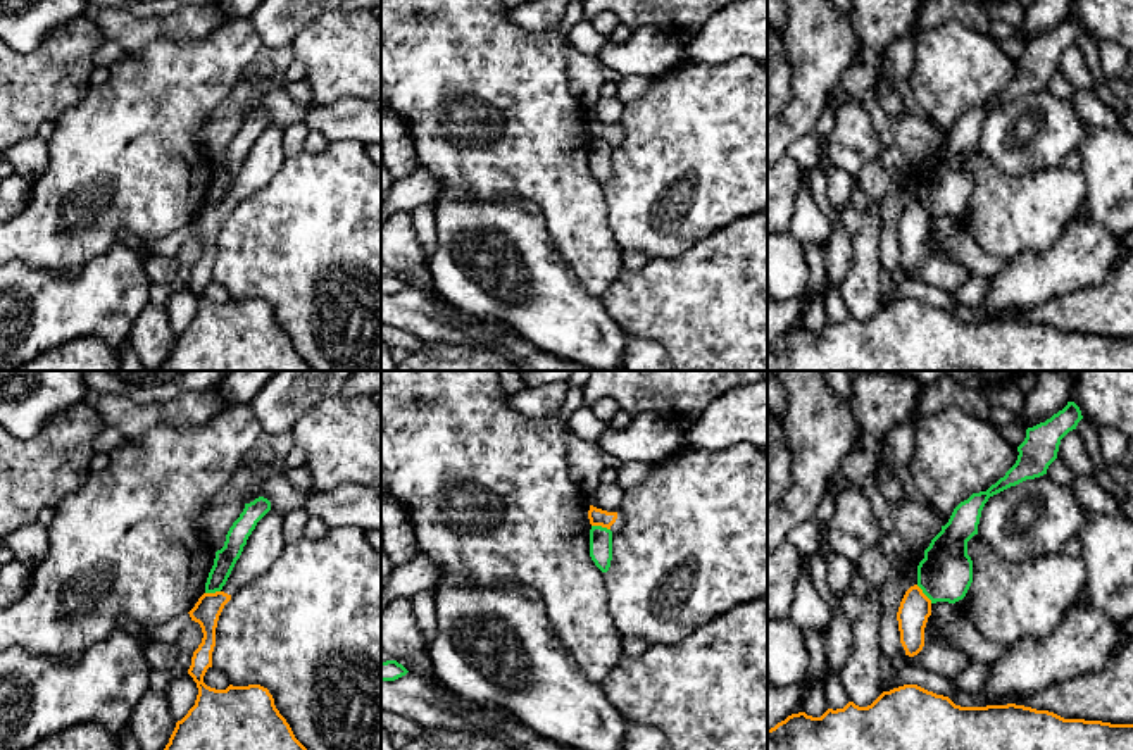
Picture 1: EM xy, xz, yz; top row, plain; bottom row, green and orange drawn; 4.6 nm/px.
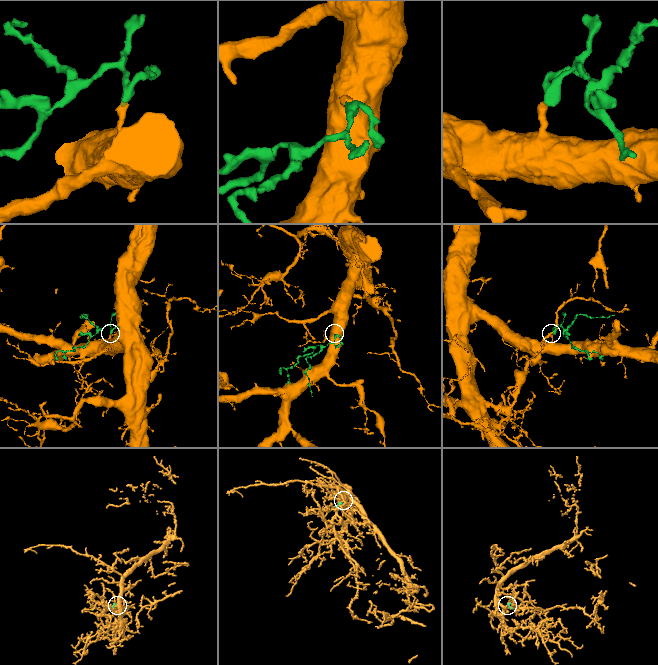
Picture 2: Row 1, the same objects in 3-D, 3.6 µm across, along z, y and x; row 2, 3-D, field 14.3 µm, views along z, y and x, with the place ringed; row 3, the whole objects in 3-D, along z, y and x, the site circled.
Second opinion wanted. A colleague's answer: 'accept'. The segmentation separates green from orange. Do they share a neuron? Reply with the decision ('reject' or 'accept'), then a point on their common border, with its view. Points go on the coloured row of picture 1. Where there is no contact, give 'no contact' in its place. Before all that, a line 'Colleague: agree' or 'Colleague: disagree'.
Colleague: disagree
reject; contact xz (600, 526)

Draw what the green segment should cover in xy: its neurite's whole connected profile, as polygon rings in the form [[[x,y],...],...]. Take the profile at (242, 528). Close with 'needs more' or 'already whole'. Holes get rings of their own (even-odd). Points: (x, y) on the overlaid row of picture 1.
[[[264,497],[245,503],[243,512],[233,522],[226,534],[224,547],[216,552],[214,566],[205,583],[205,593],[221,591],[226,584],[236,560],[240,559],[248,536],[255,529],[257,522],[271,510],[271,502]]] | already whole

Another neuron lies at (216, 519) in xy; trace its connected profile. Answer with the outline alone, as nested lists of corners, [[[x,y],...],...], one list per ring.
[[[241,498],[226,503],[210,502],[198,516],[195,528],[214,552],[224,547],[226,534],[243,509]]]

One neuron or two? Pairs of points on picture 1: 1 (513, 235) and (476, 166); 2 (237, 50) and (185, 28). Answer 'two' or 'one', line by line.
1: two
2: two

